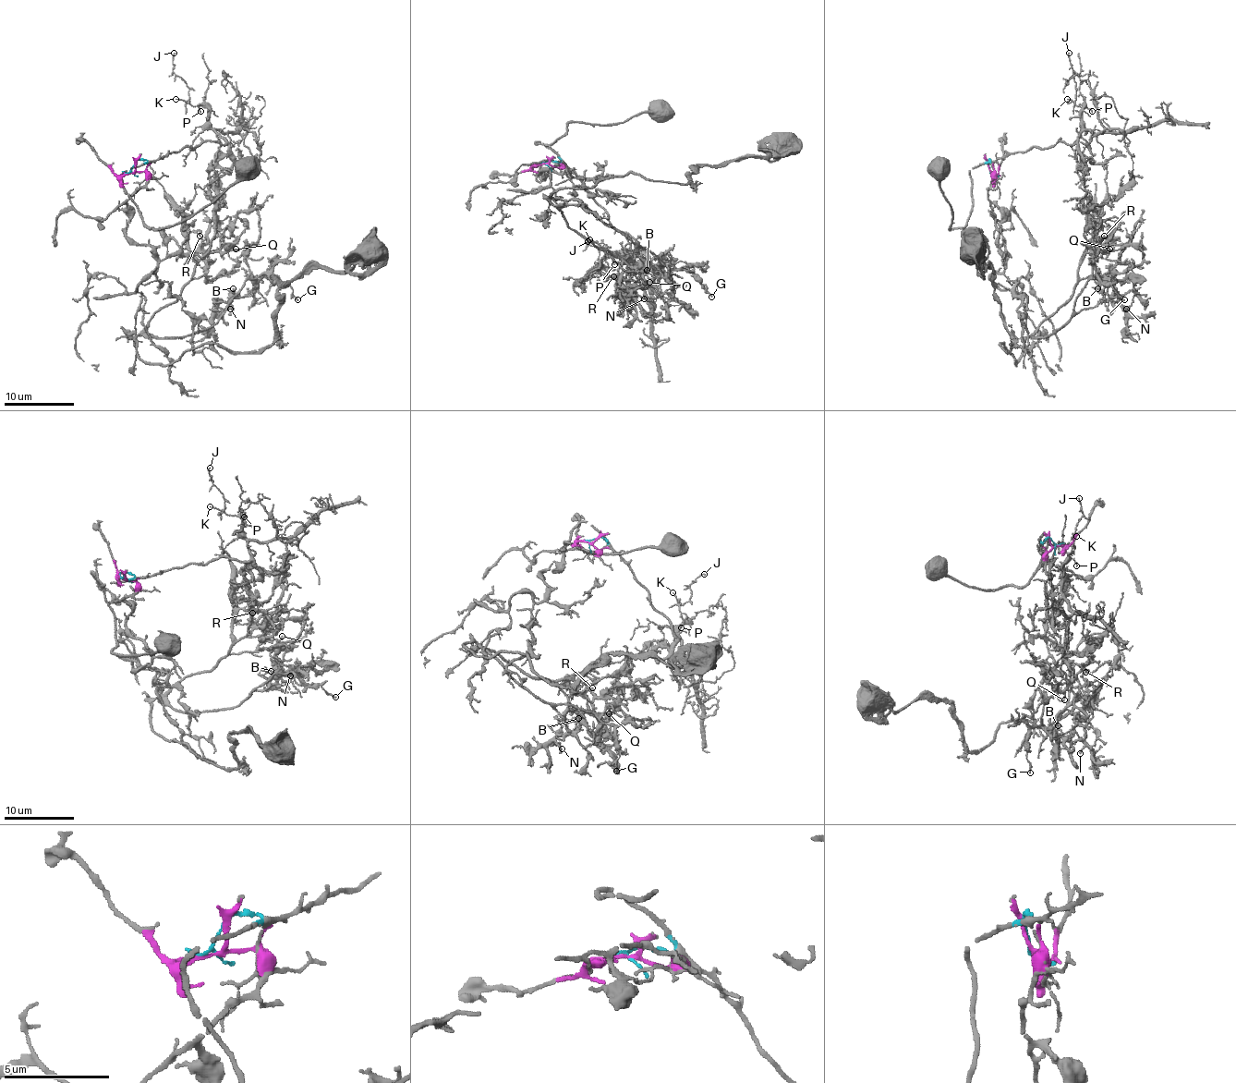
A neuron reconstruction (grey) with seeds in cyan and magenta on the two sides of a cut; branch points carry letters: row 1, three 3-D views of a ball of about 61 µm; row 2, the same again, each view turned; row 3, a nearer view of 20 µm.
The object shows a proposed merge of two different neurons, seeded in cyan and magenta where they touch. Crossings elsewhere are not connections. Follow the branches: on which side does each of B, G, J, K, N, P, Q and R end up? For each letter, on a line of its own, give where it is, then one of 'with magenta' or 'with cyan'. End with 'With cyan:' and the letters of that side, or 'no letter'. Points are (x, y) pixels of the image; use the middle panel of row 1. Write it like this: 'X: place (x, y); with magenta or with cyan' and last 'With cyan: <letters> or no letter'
B: place (647, 270); with magenta
G: place (711, 297); with magenta
J: place (587, 241); with cyan
K: place (589, 239); with cyan
N: place (644, 298); with magenta
P: place (614, 264); with cyan
Q: place (649, 282); with magenta
R: place (613, 276); with magenta
With cyan: J, K, P

